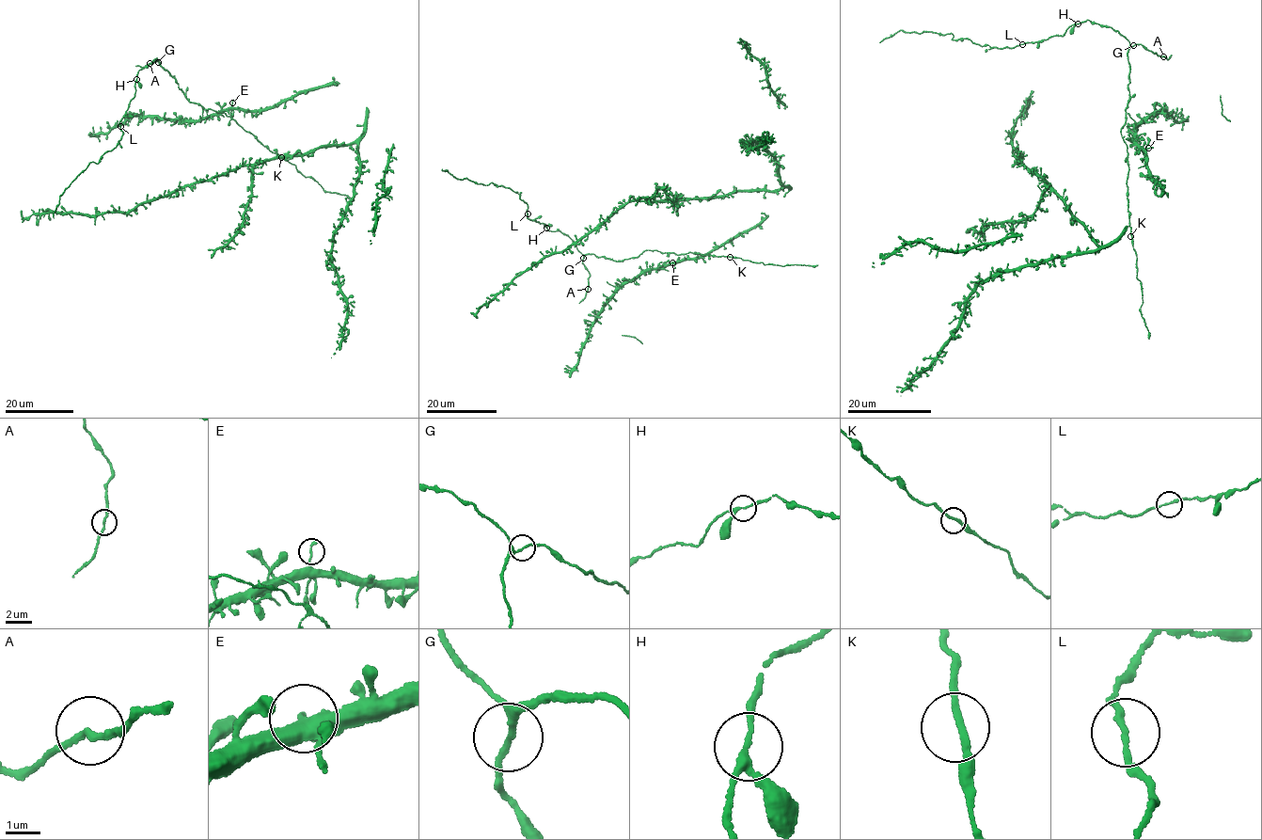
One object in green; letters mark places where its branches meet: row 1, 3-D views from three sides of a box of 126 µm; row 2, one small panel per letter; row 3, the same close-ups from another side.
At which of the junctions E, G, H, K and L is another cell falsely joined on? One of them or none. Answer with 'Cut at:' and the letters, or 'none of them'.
Cut at: none of them

